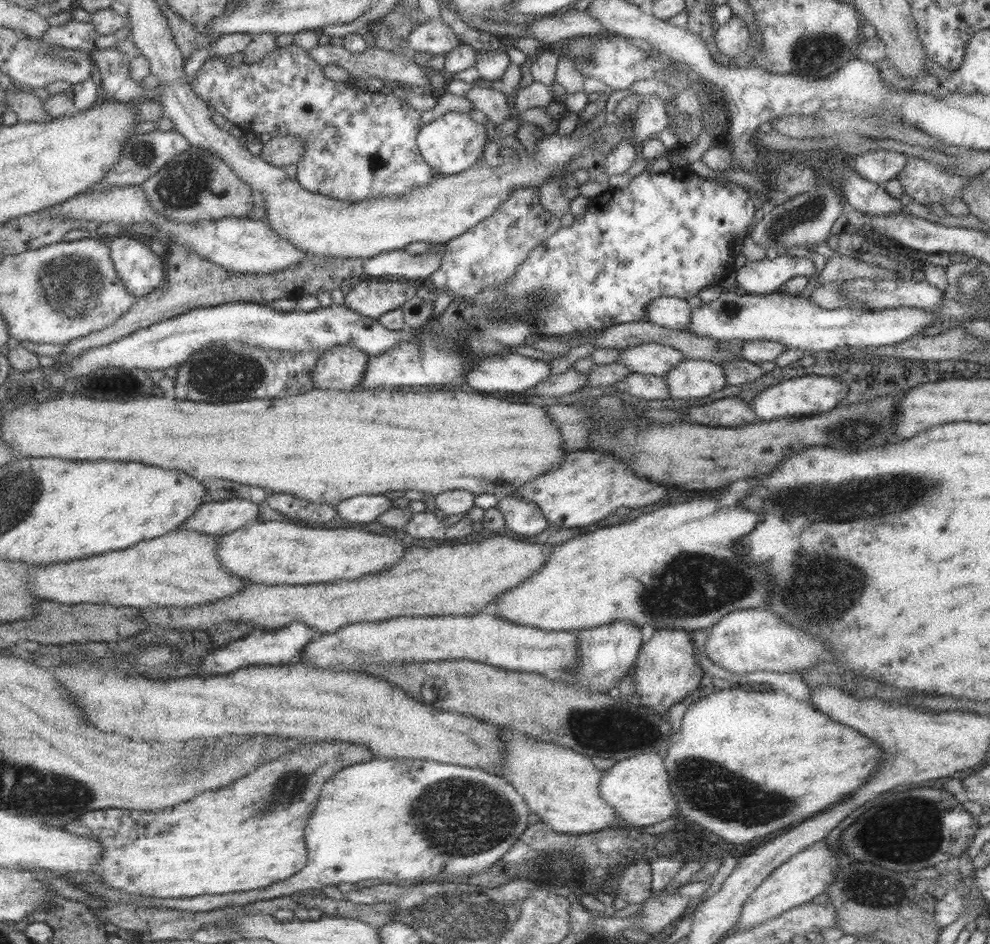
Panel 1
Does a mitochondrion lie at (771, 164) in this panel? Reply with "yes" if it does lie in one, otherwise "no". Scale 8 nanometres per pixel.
no

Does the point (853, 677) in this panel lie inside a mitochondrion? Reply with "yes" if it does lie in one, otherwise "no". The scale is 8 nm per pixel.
no

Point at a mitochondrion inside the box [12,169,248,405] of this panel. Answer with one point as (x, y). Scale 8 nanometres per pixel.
(72, 289)

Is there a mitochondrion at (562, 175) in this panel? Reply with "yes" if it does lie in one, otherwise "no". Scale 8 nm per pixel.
no

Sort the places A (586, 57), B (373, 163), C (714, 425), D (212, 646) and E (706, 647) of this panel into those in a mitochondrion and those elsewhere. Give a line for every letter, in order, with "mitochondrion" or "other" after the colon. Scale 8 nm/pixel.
A: mitochondrion
B: mitochondrion
C: other
D: other
E: other

